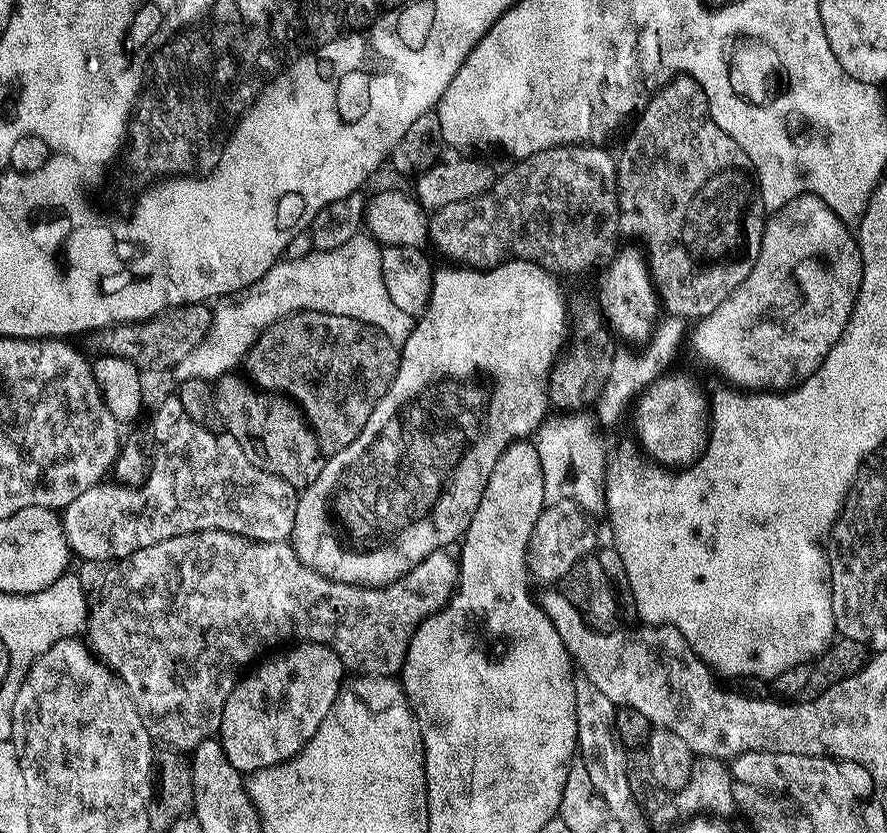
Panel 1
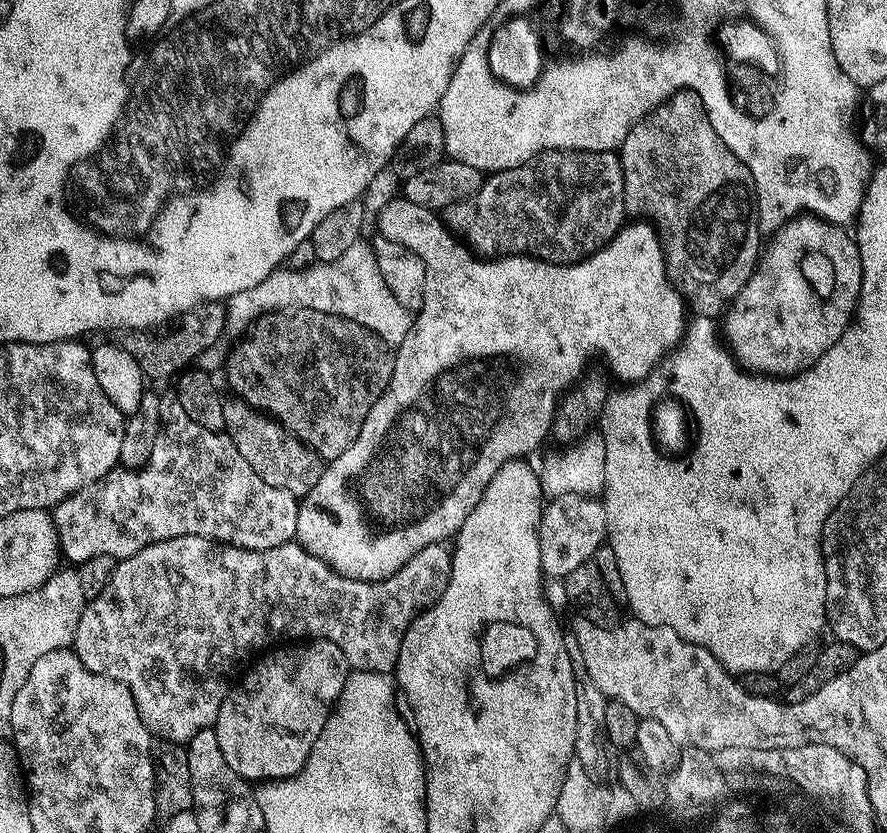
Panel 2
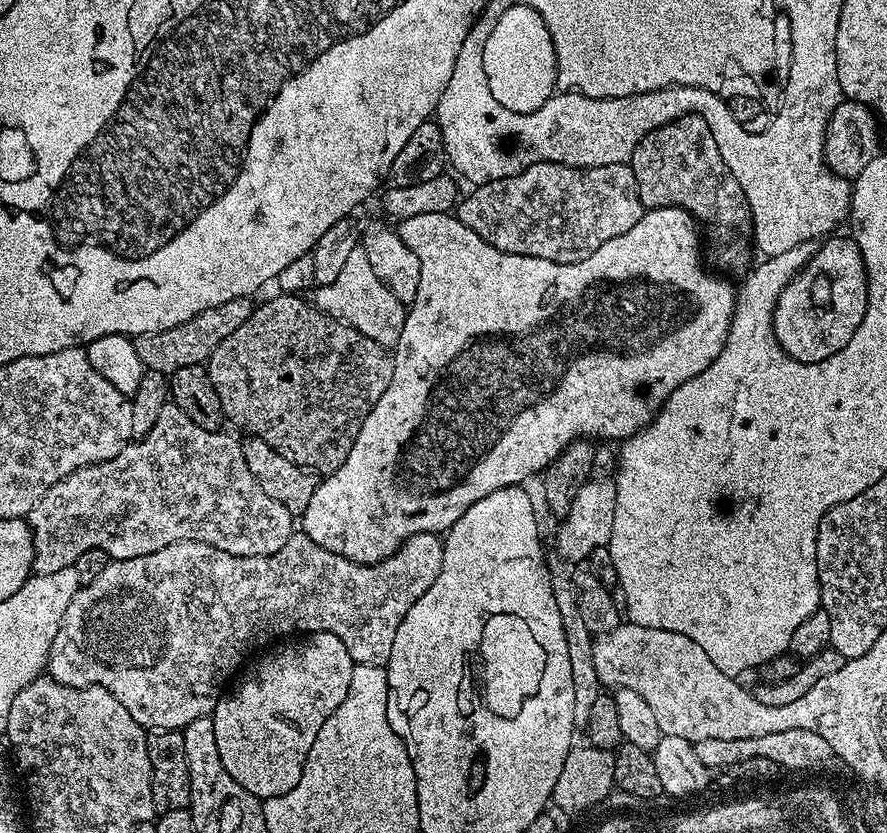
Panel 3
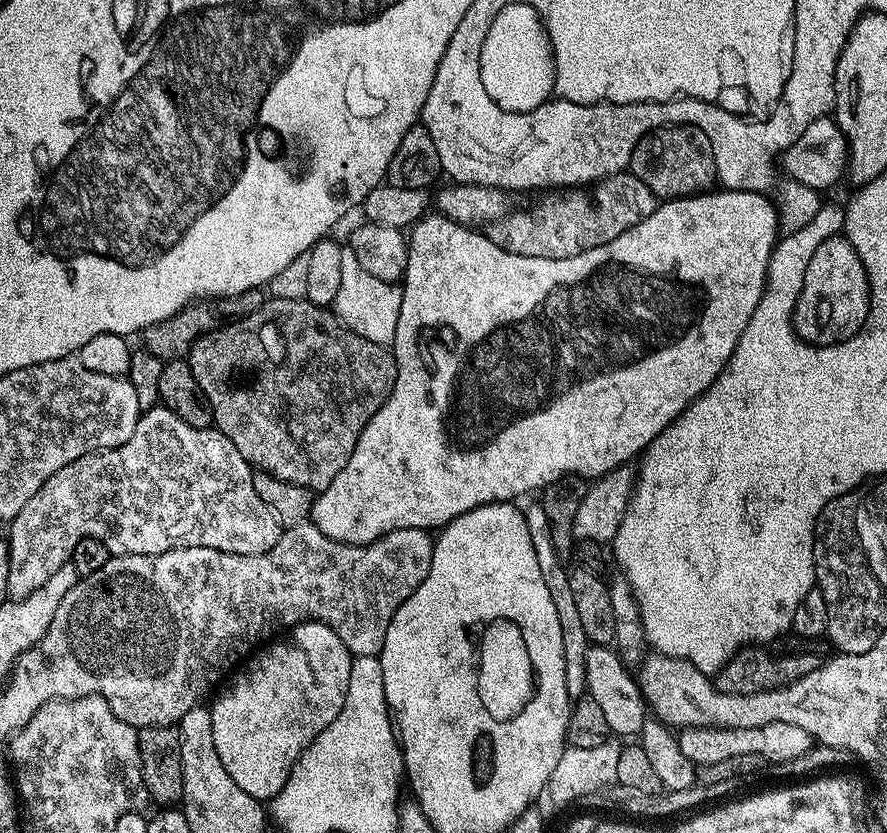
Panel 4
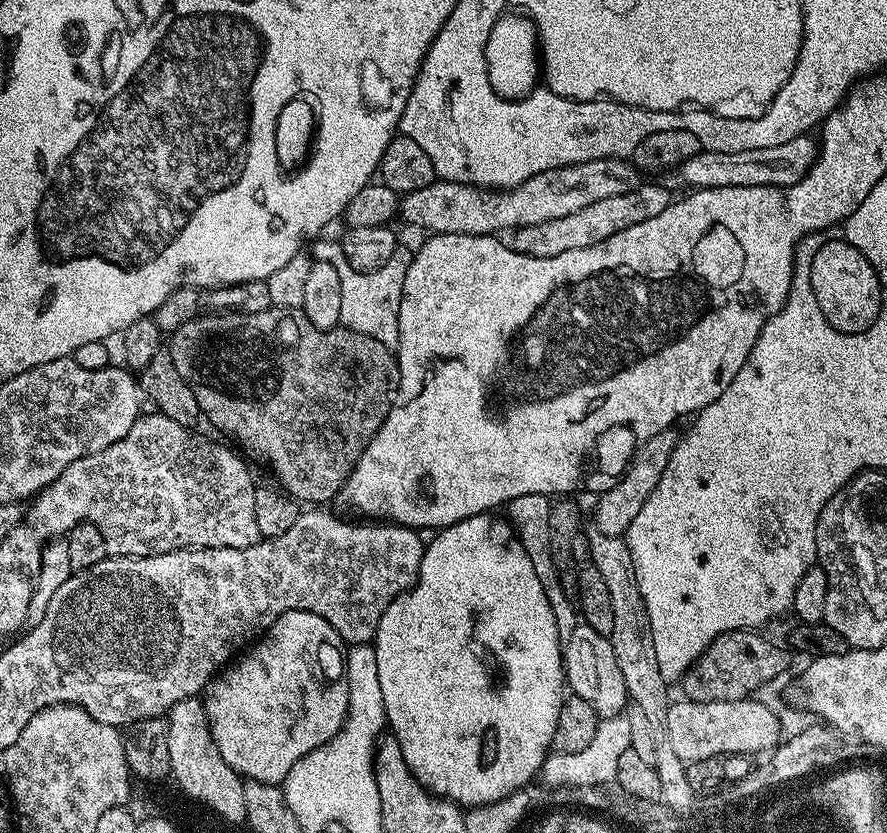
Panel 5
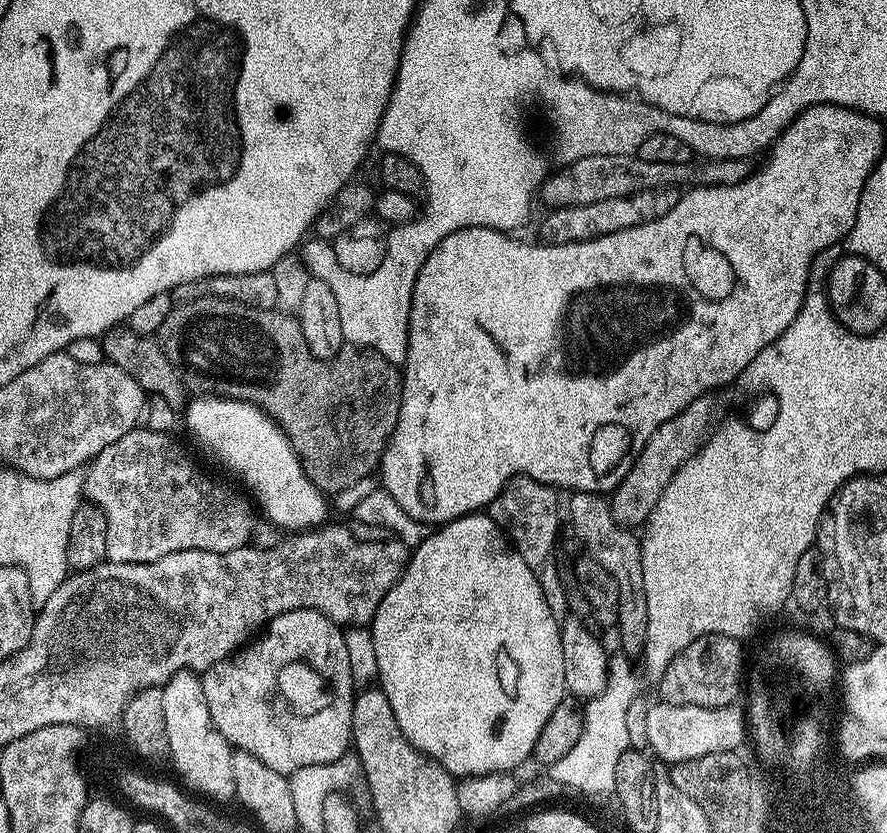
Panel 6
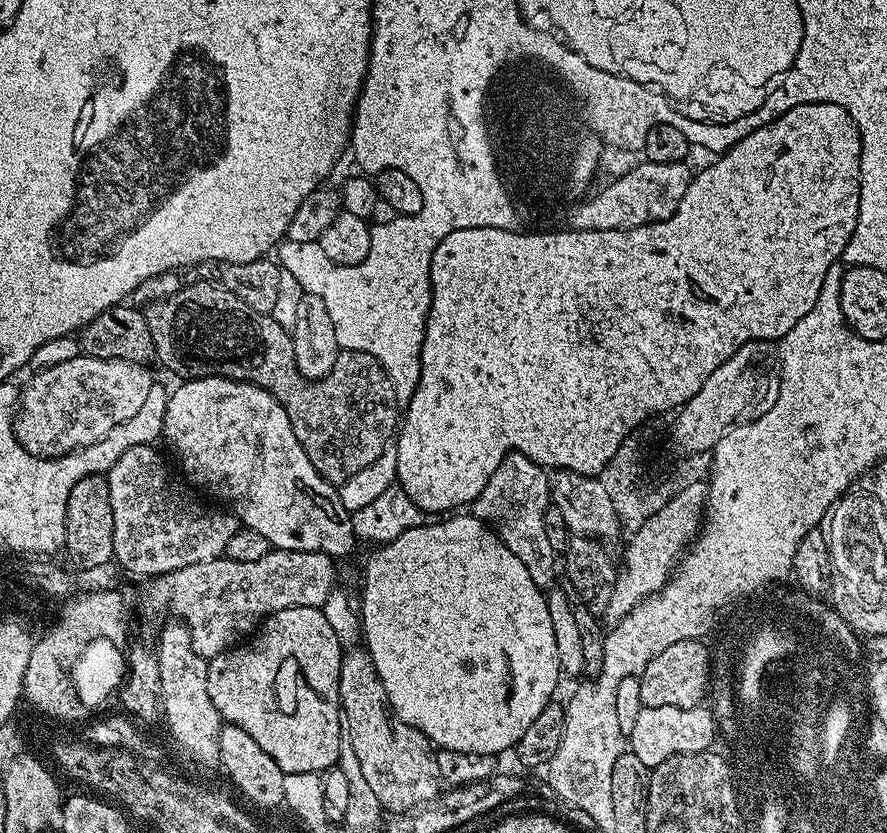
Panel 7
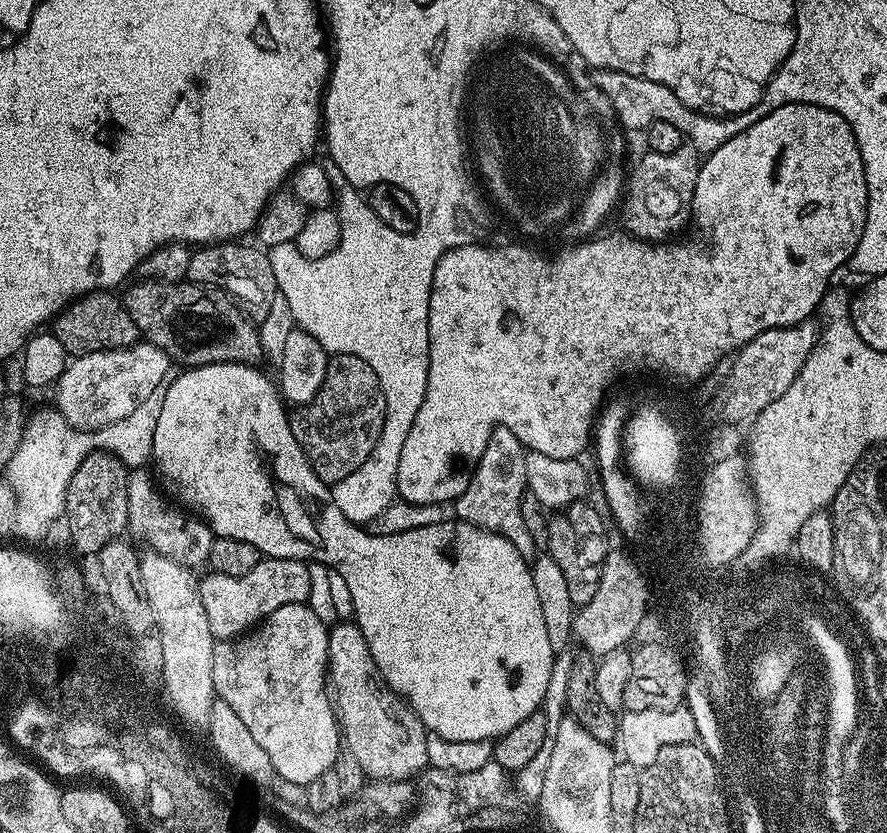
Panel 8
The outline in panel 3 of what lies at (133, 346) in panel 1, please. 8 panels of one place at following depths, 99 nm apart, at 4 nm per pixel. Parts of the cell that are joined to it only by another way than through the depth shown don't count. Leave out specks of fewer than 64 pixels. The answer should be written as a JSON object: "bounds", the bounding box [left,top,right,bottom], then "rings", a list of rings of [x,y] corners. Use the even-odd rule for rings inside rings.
{"bounds":[134,296,254,374],"rings":[[[239,296],[230,298],[230,302],[222,302],[217,308],[207,308],[194,318],[182,322],[178,326],[170,326],[170,330],[161,332],[147,332],[135,337],[134,343],[138,350],[138,358],[142,358],[145,369],[150,371],[160,371],[165,374],[177,372],[182,366],[194,366],[204,364],[208,355],[222,342],[222,338],[234,334],[246,318],[250,318],[254,300],[252,296]]]}

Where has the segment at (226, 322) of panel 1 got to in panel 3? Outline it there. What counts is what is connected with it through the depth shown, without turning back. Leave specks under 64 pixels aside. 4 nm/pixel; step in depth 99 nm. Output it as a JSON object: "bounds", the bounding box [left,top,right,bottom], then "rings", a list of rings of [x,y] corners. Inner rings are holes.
{"bounds":[314,246,405,349],"rings":[[[359,246],[350,250],[346,263],[342,265],[342,270],[339,271],[338,278],[334,278],[334,282],[321,284],[315,290],[317,292],[314,303],[317,308],[343,324],[354,326],[354,330],[366,334],[366,338],[374,338],[374,342],[378,342],[383,348],[395,349],[402,334],[405,305],[400,304],[398,298],[394,298],[394,294],[390,294],[390,290],[382,286],[382,282],[378,282],[378,274],[374,274],[366,254]]]}

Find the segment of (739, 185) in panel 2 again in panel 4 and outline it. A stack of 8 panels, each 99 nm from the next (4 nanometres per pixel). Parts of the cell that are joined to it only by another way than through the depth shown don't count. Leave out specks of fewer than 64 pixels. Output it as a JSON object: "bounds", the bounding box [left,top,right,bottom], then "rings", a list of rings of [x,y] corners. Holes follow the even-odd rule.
{"bounds":[630,124,718,201],"rings":[[[670,124],[666,128],[655,128],[650,134],[646,134],[638,142],[638,146],[634,146],[630,171],[661,201],[679,200],[682,196],[703,194],[718,180],[716,159],[714,150],[710,146],[710,138],[706,138],[706,134],[702,134],[702,130],[698,130],[693,124]]]}

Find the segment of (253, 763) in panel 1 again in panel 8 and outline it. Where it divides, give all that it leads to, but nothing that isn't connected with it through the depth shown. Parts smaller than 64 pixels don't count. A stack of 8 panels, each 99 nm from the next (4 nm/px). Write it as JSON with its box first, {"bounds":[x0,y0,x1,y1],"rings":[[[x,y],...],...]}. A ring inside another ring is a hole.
{"bounds":[214,603,342,786],"rings":[[[307,603],[282,606],[278,610],[274,610],[274,614],[267,616],[255,630],[249,631],[239,638],[221,640],[214,643],[214,690],[217,697],[228,703],[230,710],[234,710],[234,714],[238,714],[238,718],[242,718],[242,722],[250,730],[251,736],[258,741],[258,746],[262,746],[262,750],[266,750],[266,754],[272,763],[273,773],[281,780],[303,784],[305,786],[310,782],[314,782],[314,778],[318,778],[318,774],[333,771],[333,765],[336,763],[336,759],[342,749],[342,733],[338,723],[338,712],[334,707],[333,701],[330,699],[330,688],[326,683],[329,665],[329,625],[327,623],[323,624],[320,621],[319,614],[314,609],[308,607],[309,605]]]}

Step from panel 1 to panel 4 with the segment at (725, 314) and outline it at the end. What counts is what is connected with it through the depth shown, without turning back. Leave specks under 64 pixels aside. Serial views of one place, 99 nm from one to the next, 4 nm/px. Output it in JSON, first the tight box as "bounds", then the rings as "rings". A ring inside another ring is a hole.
{"bounds":[793,235,869,344],"rings":[[[843,235],[822,241],[802,272],[800,297],[793,312],[796,335],[807,344],[841,344],[860,333],[869,310],[868,275],[852,243]]]}

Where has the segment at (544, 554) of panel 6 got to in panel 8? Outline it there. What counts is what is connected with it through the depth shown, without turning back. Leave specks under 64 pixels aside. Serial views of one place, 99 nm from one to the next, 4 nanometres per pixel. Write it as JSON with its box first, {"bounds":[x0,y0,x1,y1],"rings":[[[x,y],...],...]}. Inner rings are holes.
{"bounds":[454,427,538,558],"rings":[[[495,427],[492,430],[492,441],[476,461],[468,477],[468,485],[461,496],[454,501],[455,519],[463,520],[465,524],[473,524],[485,528],[487,532],[506,538],[526,558],[537,555],[538,541],[530,534],[524,496],[529,491],[526,472],[526,449],[520,439],[510,430]]]}

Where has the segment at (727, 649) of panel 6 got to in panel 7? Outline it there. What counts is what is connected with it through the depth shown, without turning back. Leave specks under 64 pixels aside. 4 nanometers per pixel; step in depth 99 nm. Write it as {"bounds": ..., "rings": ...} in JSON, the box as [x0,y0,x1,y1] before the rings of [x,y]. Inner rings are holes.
{"bounds":[639,639,712,709],"rings":[[[683,639],[668,646],[646,666],[639,676],[639,696],[643,707],[678,706],[679,709],[701,707],[710,692],[712,683],[710,648],[701,639]]]}

